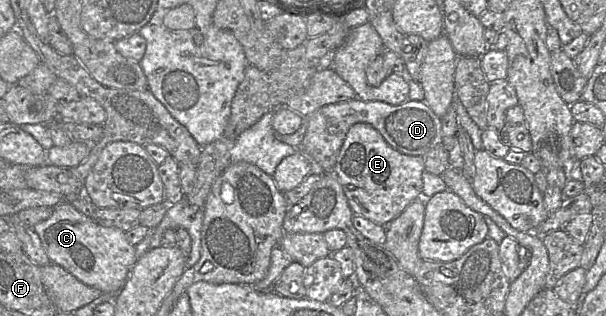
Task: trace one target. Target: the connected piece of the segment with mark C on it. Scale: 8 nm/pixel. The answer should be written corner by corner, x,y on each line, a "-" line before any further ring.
65,201
53,208
52,215
36,224
33,230
39,236
51,263
63,267
79,281
100,290
102,294
117,294
124,286
138,260
135,246
128,242
124,231
115,227
101,226
92,218
78,211
69,201

